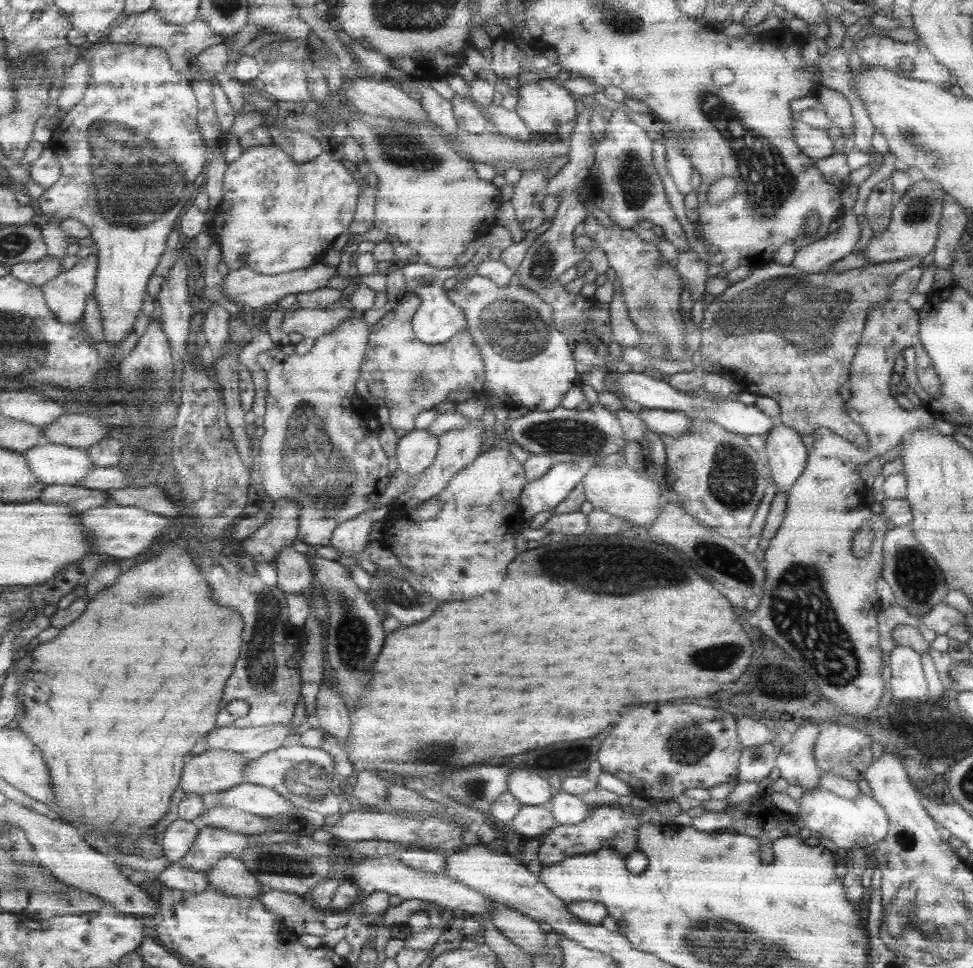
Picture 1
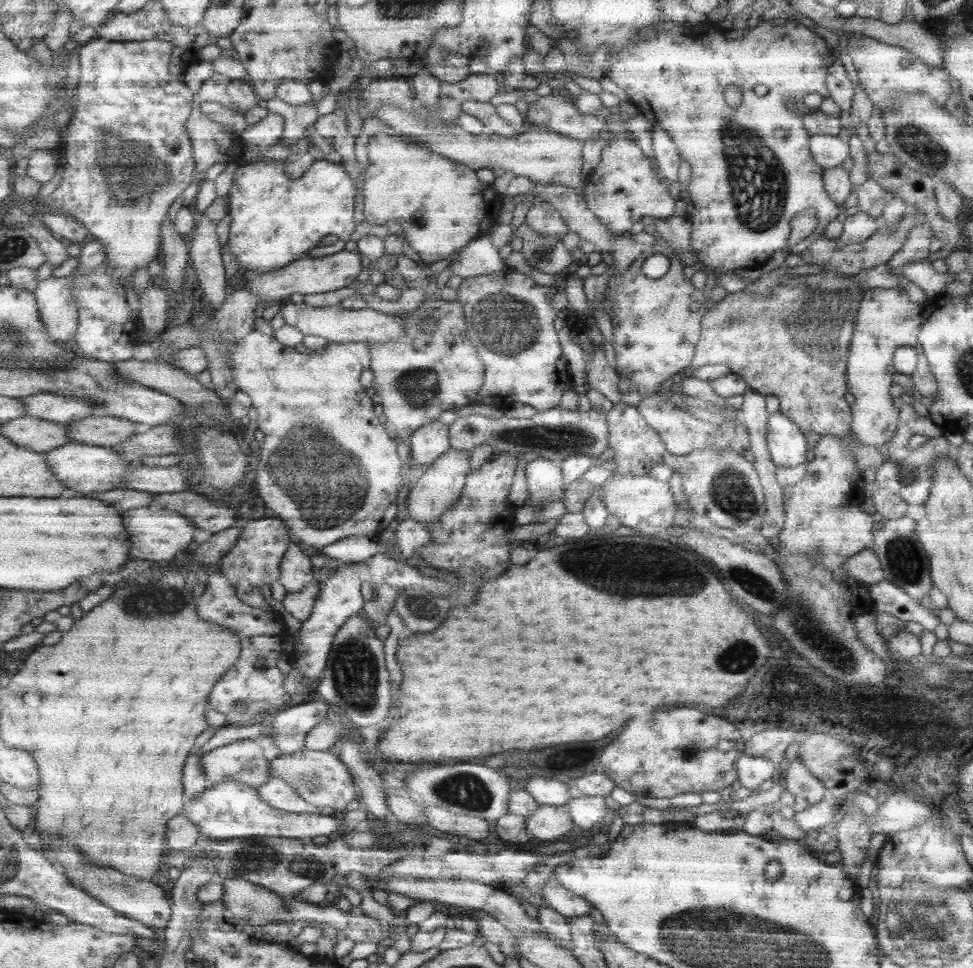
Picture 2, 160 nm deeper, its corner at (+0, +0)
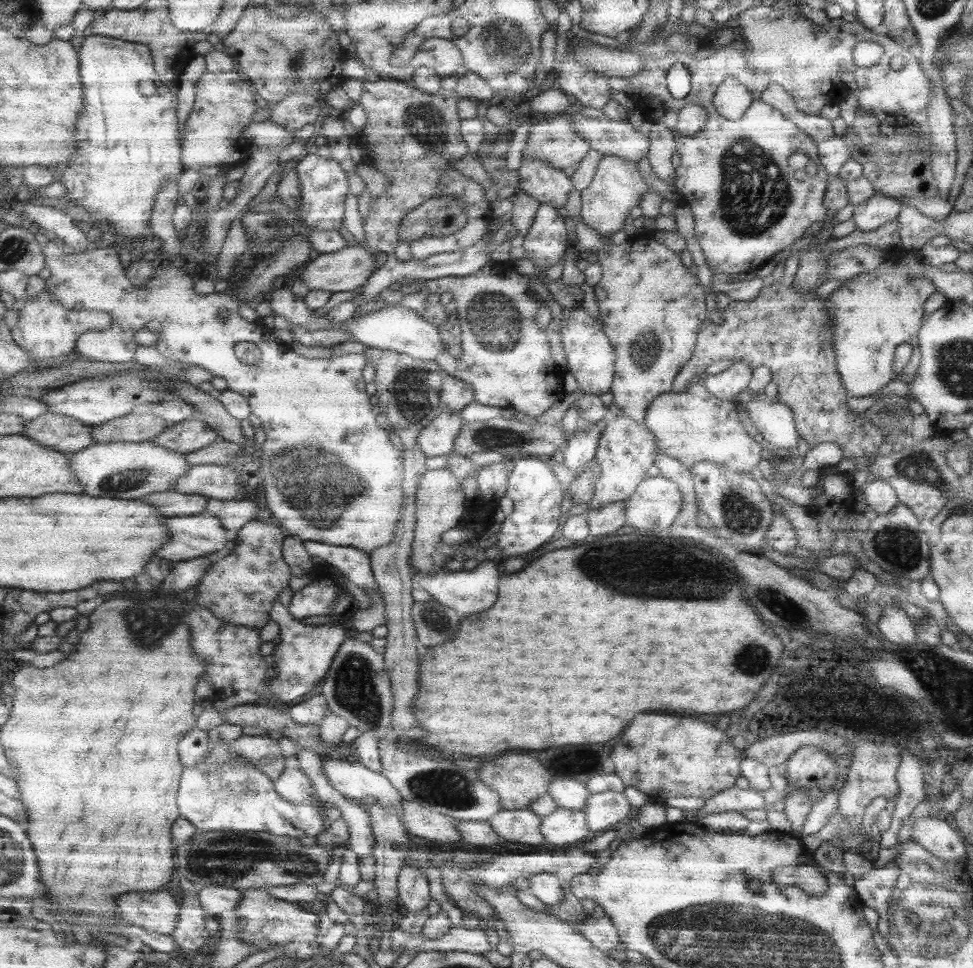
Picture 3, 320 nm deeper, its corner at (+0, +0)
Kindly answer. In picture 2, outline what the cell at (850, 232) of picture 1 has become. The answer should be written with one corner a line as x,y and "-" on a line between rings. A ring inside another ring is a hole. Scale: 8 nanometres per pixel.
857,209
855,214
845,217
842,233
835,239
835,242
837,242
837,246
861,243
875,233
877,229
881,228
881,226
884,226
881,218
870,217

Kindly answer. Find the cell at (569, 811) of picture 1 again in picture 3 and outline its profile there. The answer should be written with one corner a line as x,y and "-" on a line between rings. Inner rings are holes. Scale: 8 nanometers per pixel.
605,791
590,794
584,808
585,824
589,830
608,830
614,824
623,825
628,821
631,805
622,792

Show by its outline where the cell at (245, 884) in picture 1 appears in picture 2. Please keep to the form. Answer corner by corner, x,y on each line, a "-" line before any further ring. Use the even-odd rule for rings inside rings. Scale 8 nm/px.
236,876
226,878
223,886
223,901
235,916
248,918
253,912
261,912
271,914
272,922
279,923
285,914
292,915
283,898
264,886
258,886

